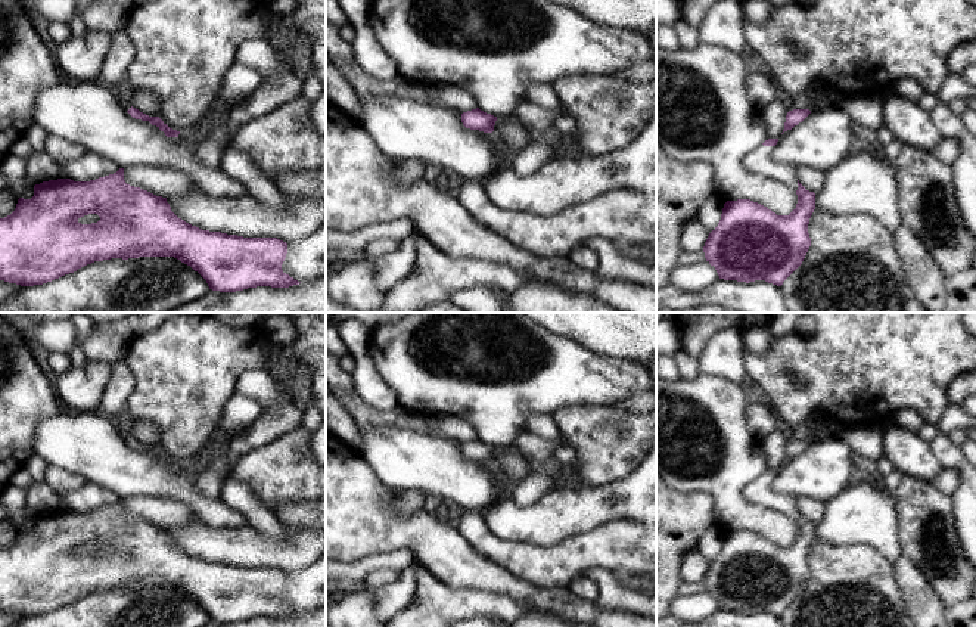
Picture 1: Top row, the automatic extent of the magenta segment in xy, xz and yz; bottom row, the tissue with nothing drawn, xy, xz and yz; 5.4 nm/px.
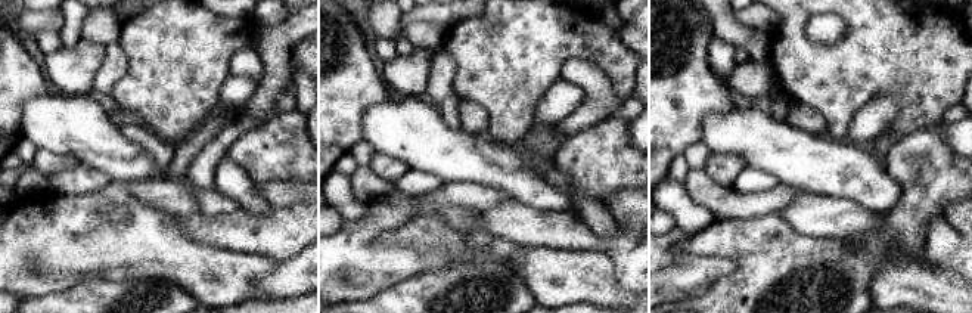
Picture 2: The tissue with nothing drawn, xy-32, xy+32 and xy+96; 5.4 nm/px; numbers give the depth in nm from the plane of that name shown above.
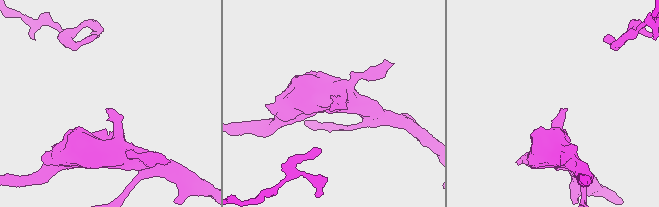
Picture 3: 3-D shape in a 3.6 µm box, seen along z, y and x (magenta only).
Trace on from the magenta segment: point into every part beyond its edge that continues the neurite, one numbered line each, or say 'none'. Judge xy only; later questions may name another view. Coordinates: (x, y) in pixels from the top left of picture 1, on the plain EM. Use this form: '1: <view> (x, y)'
1: xy (121, 382)

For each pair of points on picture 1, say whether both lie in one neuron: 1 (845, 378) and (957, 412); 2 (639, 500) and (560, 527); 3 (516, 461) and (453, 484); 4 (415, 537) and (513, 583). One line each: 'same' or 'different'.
1: different
2: same
3: different
4: same

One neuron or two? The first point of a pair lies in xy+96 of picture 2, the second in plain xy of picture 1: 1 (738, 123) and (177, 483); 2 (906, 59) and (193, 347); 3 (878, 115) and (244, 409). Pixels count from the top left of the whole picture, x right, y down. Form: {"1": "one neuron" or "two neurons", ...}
{"1": "one neuron", "2": "one neuron", "3": "one neuron"}

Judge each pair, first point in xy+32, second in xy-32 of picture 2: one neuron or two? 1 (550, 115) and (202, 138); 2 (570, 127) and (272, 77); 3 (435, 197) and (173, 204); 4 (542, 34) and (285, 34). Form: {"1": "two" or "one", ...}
{"1": "two", "2": "two", "3": "one", "4": "two"}

